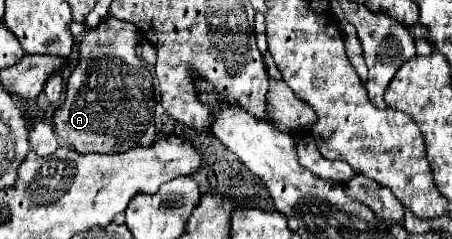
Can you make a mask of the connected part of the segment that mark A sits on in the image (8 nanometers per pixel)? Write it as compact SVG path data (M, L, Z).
M106 17L98 27L94 27L92 31L88 31L88 35L84 35L82 43L80 43L80 55L78 55L78 65L76 69L72 71L70 79L68 79L68 85L66 85L66 101L54 111L54 131L56 135L60 137L60 141L68 147L72 147L74 151L78 153L122 153L122 151L128 151L128 149L134 149L136 145L152 145L154 143L154 137L156 137L156 131L154 131L154 87L152 87L152 75L146 67L146 63L142 59L136 57L134 53L134 47L138 43L138 29L134 23L128 23L128 21L120 21L120 19L112 19L112 17Z

